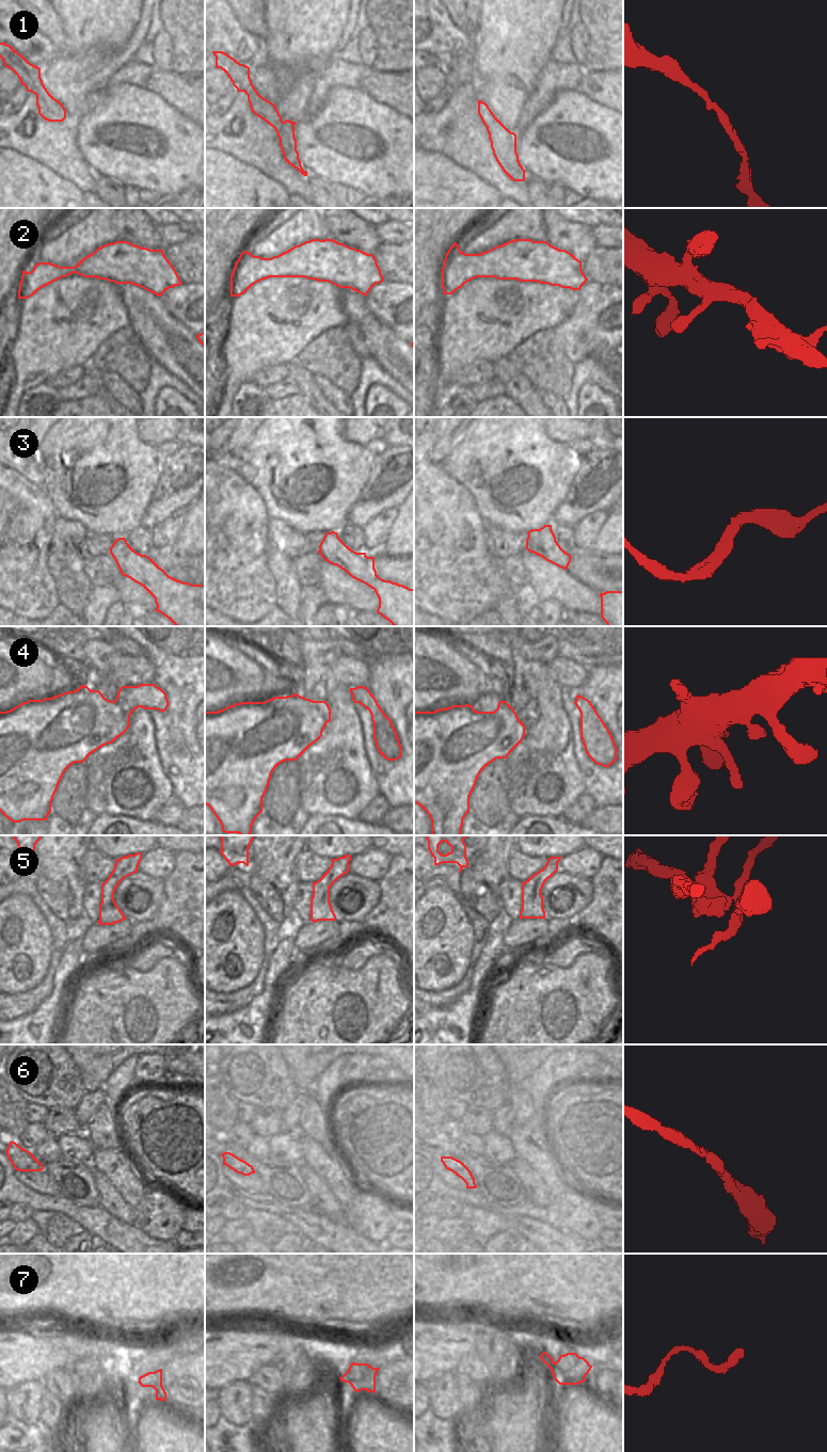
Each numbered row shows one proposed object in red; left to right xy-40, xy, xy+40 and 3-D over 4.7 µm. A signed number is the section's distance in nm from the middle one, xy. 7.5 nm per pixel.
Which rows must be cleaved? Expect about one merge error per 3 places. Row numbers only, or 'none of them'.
none of them

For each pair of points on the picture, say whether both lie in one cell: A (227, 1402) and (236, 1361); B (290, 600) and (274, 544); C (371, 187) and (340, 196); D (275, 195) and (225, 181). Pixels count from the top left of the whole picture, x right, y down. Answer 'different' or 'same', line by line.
A: different
B: same
C: different
D: same

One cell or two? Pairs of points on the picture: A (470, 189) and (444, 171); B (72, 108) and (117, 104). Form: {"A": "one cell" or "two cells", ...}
{"A": "one cell", "B": "two cells"}

